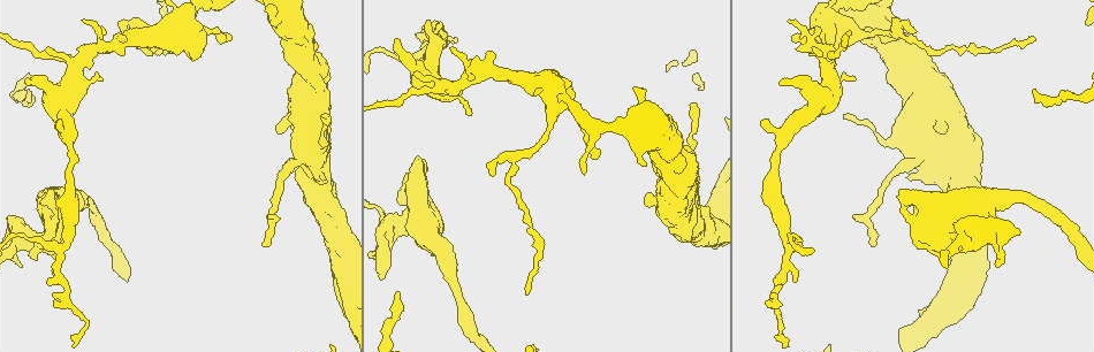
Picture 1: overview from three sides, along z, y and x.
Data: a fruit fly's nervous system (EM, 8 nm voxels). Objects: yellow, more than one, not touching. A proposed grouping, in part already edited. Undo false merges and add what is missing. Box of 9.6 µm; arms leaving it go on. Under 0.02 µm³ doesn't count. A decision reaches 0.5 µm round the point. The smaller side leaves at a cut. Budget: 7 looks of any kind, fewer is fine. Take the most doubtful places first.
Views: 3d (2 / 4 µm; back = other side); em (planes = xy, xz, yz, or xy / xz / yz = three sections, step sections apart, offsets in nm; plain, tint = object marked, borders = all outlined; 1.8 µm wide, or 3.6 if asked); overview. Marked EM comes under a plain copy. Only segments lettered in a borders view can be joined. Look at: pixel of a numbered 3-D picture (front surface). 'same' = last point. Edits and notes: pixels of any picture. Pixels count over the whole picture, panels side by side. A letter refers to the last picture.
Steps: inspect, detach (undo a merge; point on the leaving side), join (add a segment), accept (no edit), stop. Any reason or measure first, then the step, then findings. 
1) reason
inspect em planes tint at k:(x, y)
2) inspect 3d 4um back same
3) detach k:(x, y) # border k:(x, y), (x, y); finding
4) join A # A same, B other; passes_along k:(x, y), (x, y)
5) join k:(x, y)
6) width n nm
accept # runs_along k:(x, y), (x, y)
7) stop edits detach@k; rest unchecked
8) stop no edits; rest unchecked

branch stops here
inspect 3d 4um at 1:(395, 295)

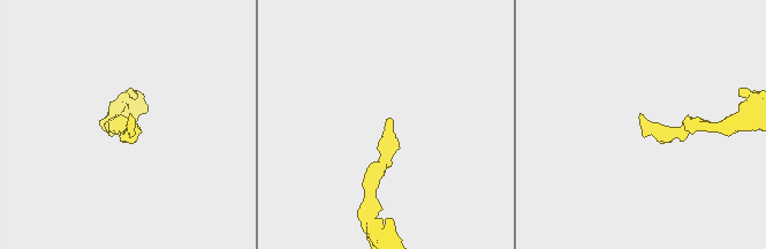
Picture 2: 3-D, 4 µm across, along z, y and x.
inspect em planes borders at 2:(388, 122)

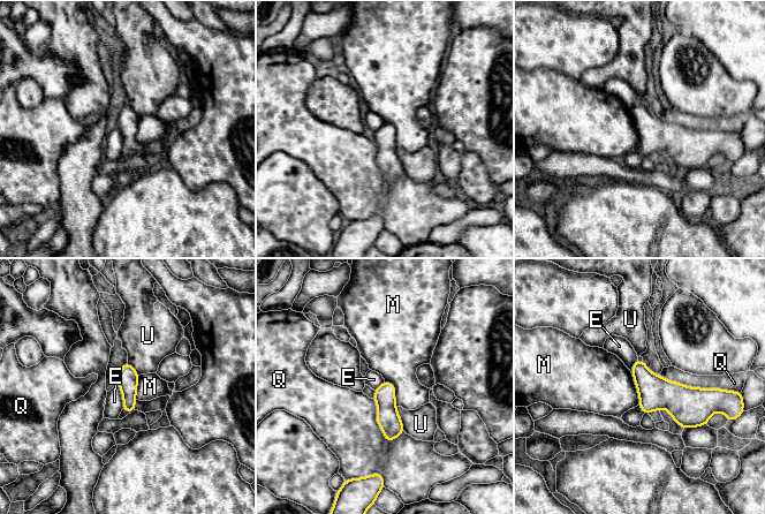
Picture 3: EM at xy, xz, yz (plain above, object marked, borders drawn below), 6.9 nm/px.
width 140 nm
accept # E other, M other, Q other, U other; no lettered segment goes on from it

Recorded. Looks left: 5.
sharp bend
inspect em yz step 16 borders at 1:(991, 241)

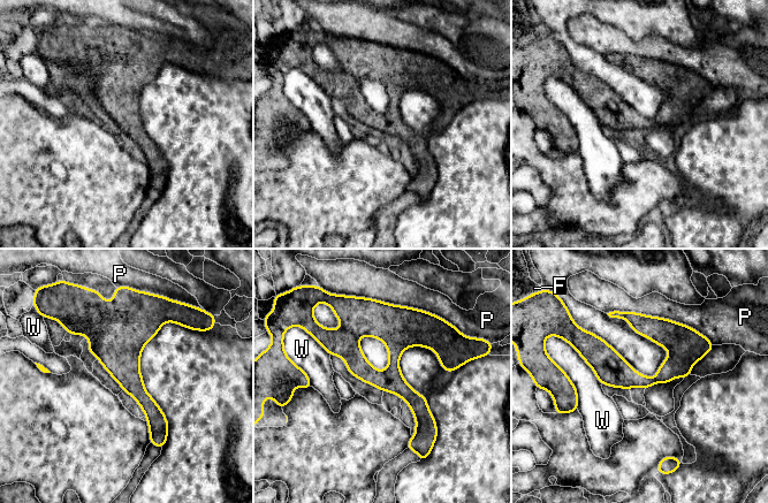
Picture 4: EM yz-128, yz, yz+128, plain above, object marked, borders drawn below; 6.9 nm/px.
width 150 nm
accept # F other, P other, W other; one neuron here

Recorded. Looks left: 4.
four-way junction
inspect 3d 2um at 1:(448, 87)

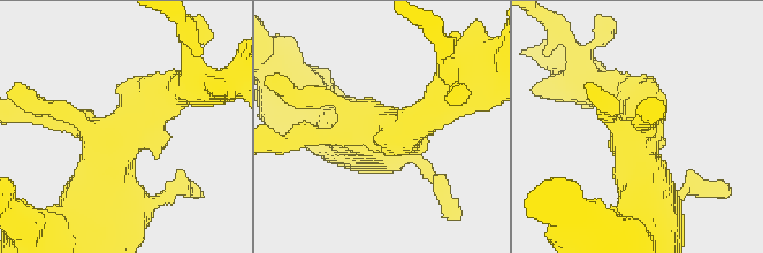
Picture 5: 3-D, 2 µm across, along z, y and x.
need the tissue
inspect em 3.6um xy step 4 borders at 5:(375, 126)

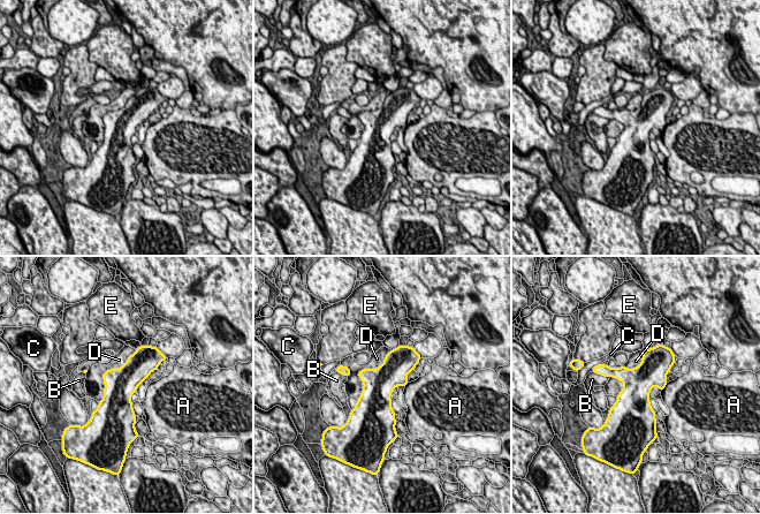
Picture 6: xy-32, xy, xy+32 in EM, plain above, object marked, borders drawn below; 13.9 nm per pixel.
accept # A other, B other, C other, D other, E other; border 6:(136, 349), (103, 375), (99, 403); one neuron here

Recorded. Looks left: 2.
stop no edits; rest unchecked

